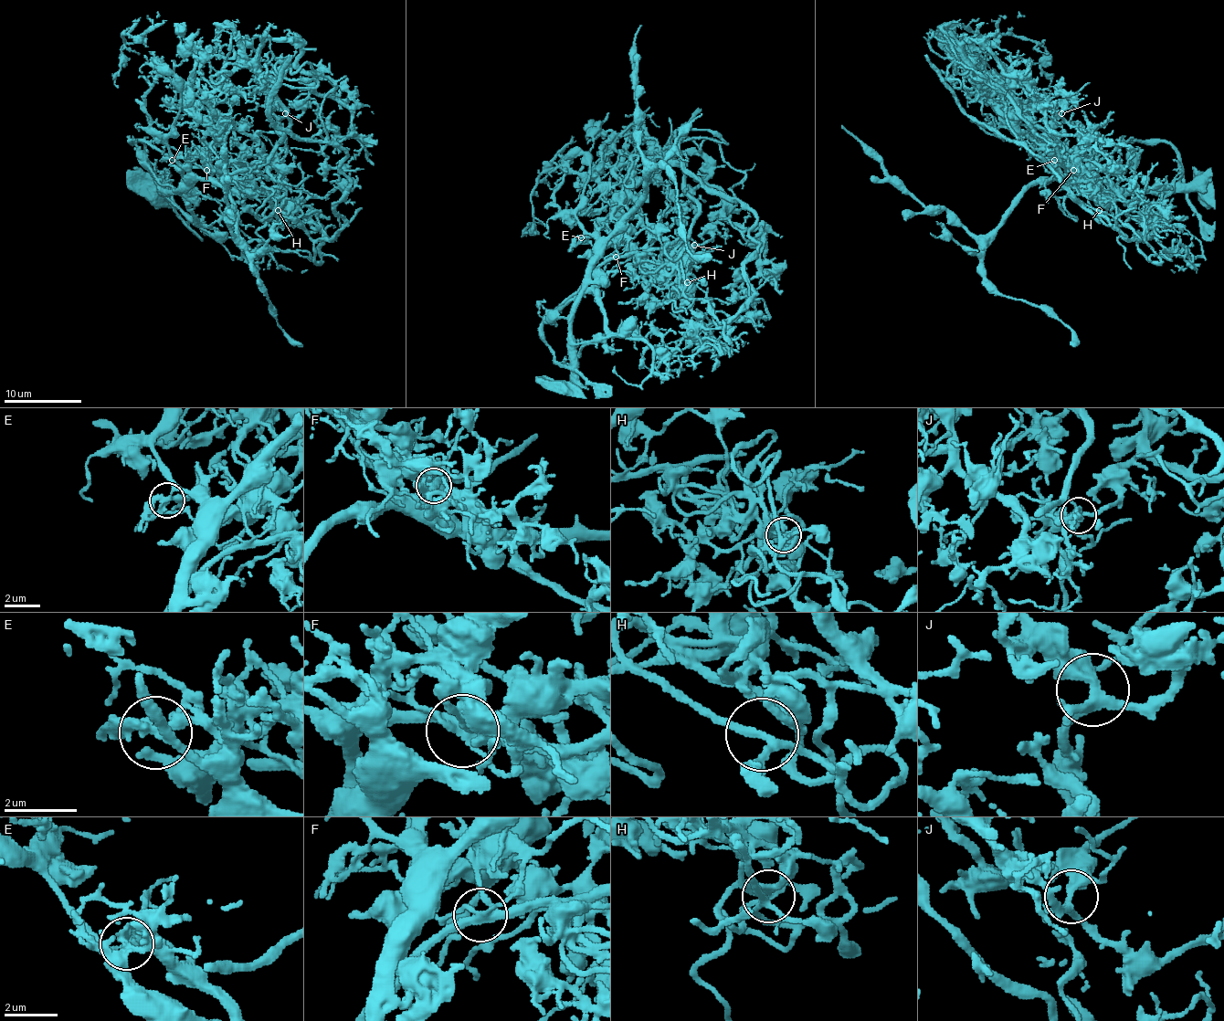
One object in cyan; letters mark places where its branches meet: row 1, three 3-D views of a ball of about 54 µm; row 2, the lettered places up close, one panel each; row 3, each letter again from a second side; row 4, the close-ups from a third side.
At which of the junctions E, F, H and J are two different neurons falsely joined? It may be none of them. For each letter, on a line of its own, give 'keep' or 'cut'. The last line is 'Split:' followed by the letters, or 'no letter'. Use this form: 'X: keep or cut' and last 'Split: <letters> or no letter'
E: cut
F: cut
H: keep
J: keep
Split: E, F

